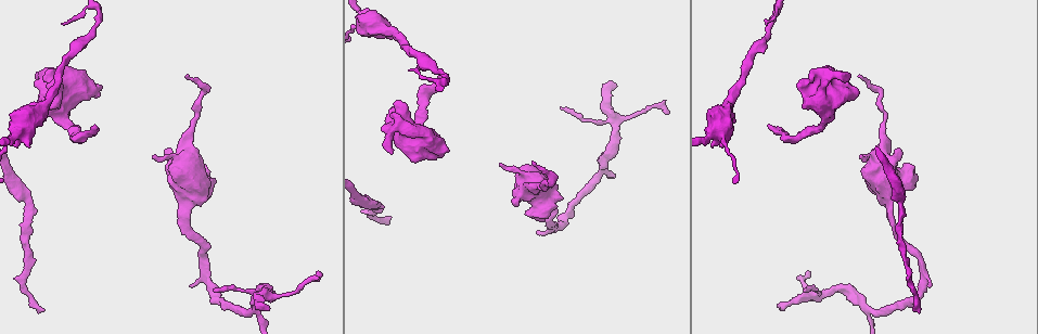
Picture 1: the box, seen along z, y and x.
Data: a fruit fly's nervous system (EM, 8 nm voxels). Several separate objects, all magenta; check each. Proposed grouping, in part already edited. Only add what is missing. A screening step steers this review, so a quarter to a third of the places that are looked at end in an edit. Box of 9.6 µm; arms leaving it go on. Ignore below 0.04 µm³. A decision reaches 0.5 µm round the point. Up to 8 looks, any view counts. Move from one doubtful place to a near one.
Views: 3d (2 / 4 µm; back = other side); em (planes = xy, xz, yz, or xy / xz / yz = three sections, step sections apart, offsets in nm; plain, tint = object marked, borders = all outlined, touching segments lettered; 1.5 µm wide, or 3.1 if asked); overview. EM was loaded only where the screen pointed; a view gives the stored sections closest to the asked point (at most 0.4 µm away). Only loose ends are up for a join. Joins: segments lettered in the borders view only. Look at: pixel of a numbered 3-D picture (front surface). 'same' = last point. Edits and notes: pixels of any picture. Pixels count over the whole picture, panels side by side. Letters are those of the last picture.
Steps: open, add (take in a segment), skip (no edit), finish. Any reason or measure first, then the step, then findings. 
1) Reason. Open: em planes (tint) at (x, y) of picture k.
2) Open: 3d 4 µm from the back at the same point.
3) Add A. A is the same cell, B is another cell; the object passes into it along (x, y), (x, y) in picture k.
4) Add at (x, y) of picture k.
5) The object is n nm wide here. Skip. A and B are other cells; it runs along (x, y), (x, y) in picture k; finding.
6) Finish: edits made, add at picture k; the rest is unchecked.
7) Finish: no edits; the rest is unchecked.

Free end. Open: em planes (borders) at (616, 85) of picture 1.

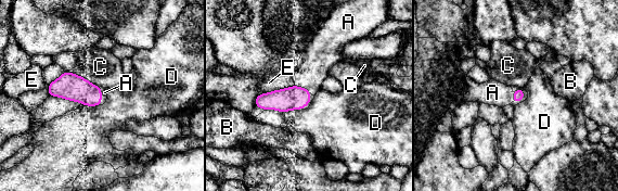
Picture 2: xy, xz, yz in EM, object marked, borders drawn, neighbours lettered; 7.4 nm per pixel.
Add A. A is the same cell, B, C, D and E are other cells; it goes on there.

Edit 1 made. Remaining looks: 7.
See it whole again. Open: overview.

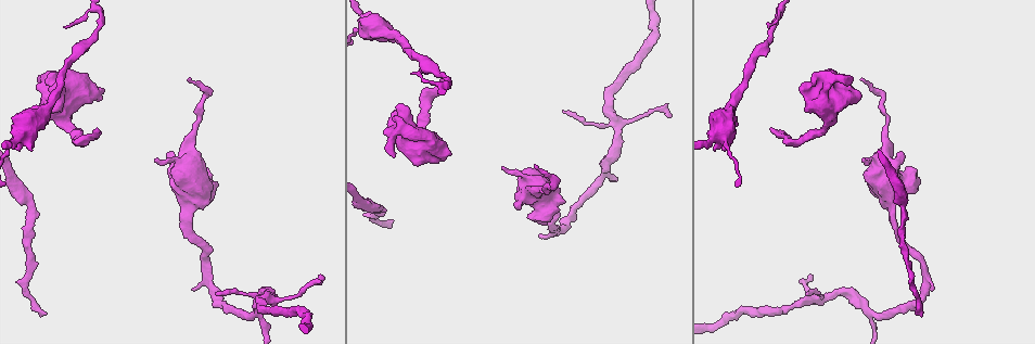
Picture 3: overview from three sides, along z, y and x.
Long arm stops here. Open: em planes (tint) at (536, 166) of picture 3.

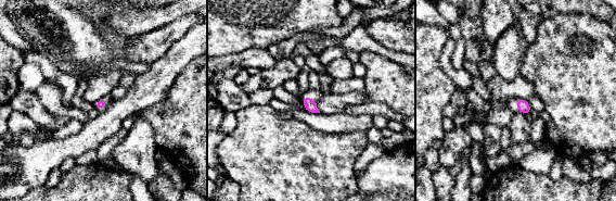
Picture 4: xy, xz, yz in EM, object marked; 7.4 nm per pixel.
Open: em planes (borders) at the same point.

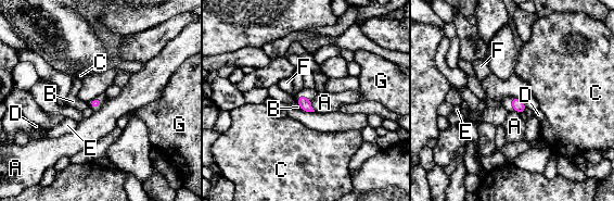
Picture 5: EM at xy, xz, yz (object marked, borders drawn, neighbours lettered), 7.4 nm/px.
Skip. A, B, C, D, E, F and G are other cells; none of them fits.

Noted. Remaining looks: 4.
Thin end. Open: em yz step 4 (tint) at (67, 27) of picture 3.

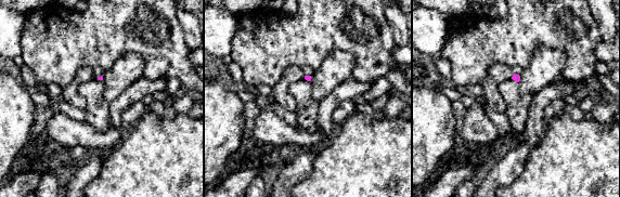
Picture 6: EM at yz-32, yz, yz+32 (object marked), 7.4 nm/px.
Open: em planes (borders) at the same point.

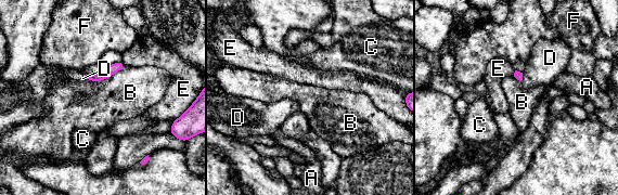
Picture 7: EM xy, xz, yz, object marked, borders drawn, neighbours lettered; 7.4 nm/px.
Skip. A, B, C, D, E and F are other cells; a border runs along (126, 65), (106, 78), (89, 80) in picture 7; no lettered segment goes on from it.

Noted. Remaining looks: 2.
Finish: edits made, add at picture 2; the rest is unchecked.

